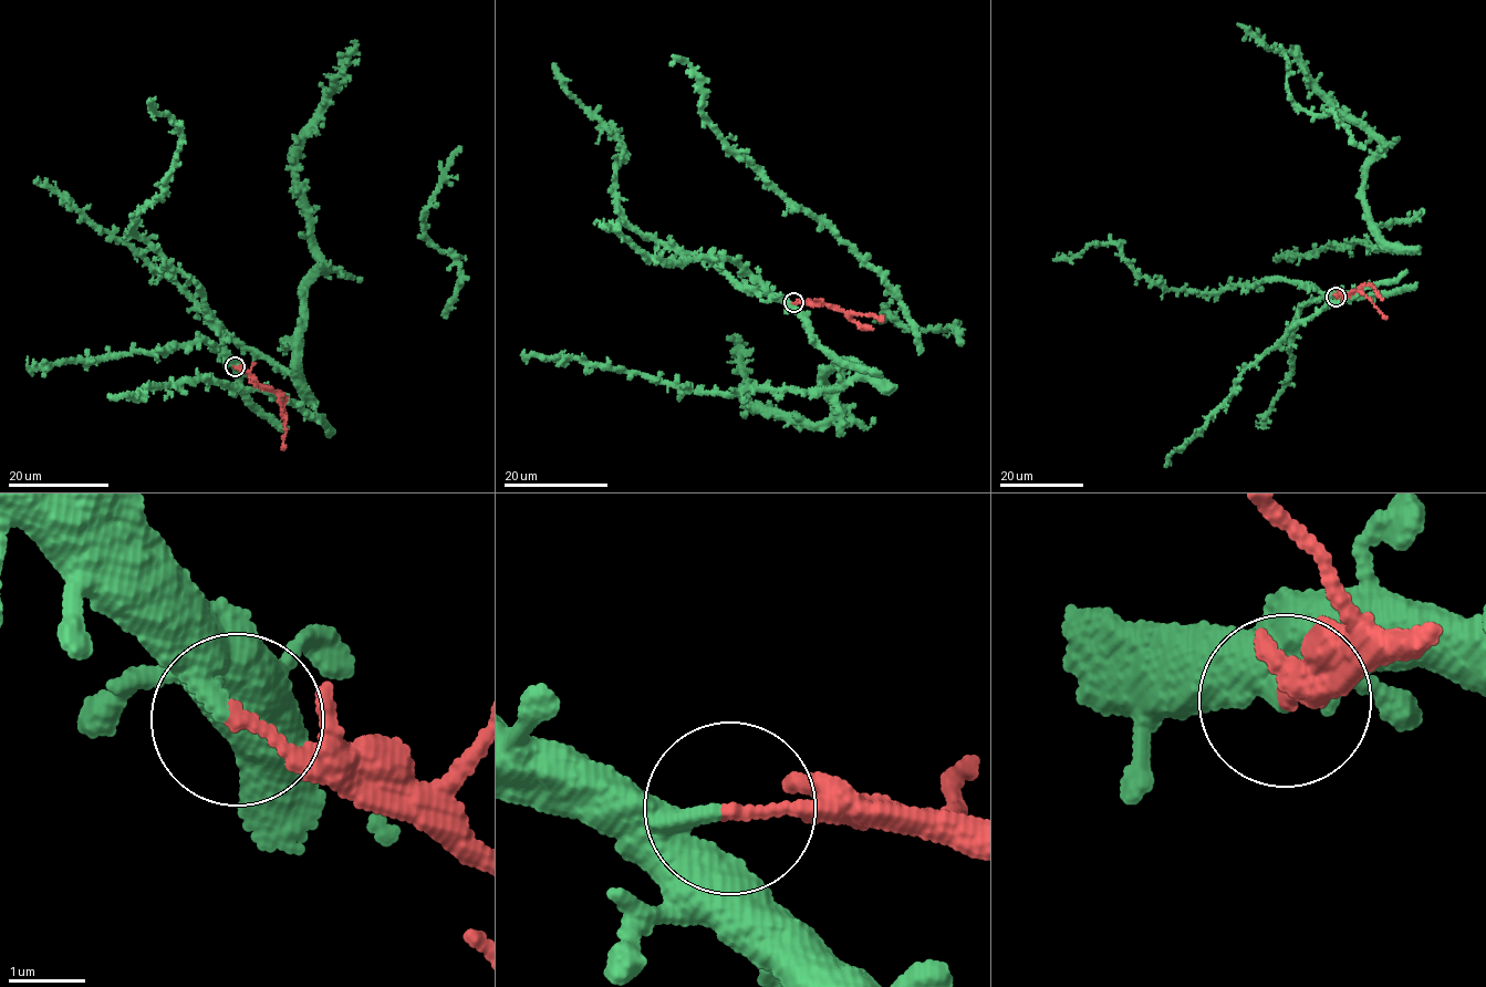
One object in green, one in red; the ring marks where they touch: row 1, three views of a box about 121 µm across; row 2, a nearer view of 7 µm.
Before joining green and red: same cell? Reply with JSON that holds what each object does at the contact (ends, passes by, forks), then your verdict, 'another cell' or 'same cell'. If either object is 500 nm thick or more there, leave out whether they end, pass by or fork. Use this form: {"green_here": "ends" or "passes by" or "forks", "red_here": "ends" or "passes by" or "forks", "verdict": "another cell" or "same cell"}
{"green_here": "ends", "red_here": "ends", "verdict": "another cell"}

